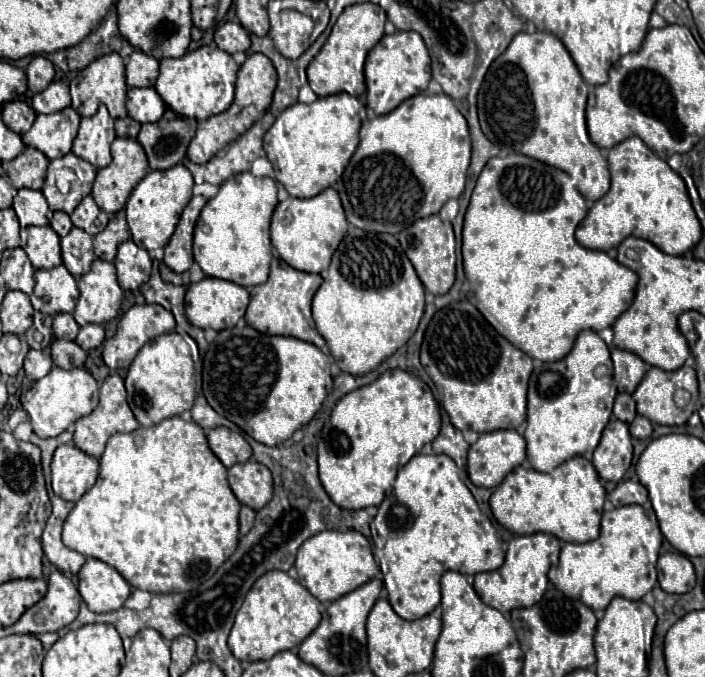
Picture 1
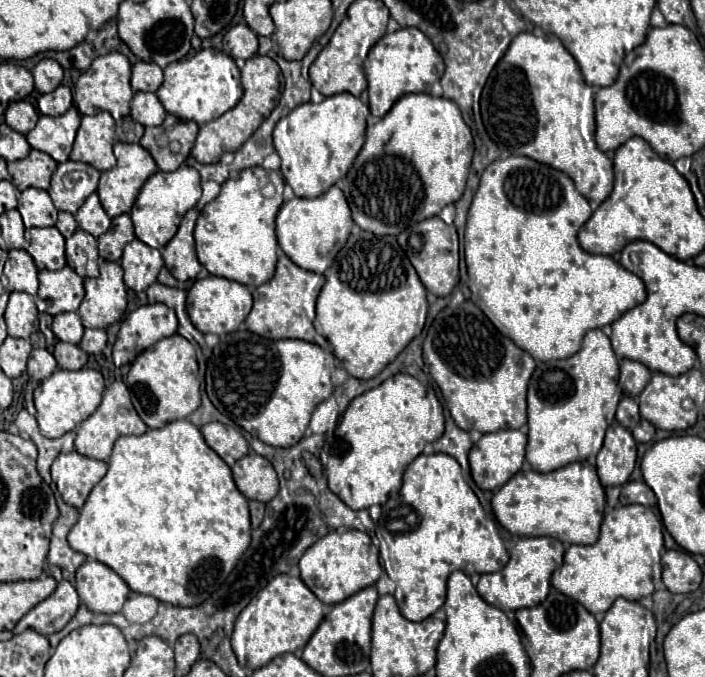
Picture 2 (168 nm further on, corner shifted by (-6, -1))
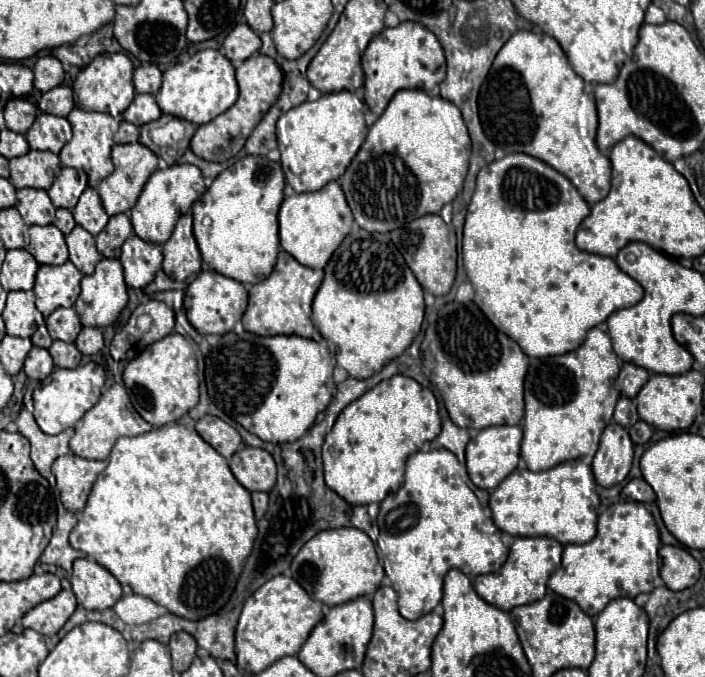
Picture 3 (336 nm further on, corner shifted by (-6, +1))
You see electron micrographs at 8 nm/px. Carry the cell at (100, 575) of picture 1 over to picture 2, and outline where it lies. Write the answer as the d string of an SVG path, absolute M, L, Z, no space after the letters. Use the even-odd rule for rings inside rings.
M85 561L85 565L77 569L75 587L81 603L95 613L119 613L131 593L129 585L99 561Z

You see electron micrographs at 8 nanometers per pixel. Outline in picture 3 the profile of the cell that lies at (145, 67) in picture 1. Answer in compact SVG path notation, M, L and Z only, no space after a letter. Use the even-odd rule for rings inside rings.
M141 65L133 73L133 83L137 93L155 95L161 87L161 71L157 65Z

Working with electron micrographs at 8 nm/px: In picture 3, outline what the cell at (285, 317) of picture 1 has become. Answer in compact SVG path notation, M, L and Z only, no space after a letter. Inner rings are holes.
M281 249L273 273L249 289L249 307L243 315L243 327L255 335L299 335L325 343L309 319L309 307L321 281L323 269L309 269Z

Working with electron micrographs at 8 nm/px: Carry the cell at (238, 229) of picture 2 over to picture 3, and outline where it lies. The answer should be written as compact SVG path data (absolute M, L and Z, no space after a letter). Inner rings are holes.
M247 155L219 173L211 187L207 187L207 191L201 195L201 199L193 203L193 235L197 239L203 261L213 271L237 279L245 285L259 283L271 275L280 250L278 213L283 201L283 187L285 175L279 163L261 155Z

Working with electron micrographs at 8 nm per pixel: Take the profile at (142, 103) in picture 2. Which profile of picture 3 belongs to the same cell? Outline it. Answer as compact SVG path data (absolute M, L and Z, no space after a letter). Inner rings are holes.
M135 95L131 105L123 113L123 119L137 125L137 127L141 127L145 123L151 123L159 117L161 117L161 109L155 103L153 95Z

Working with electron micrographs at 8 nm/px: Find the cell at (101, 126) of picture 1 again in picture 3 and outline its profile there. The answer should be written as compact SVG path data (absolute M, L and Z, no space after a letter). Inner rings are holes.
M73 109L67 115L67 121L71 123L73 129L73 139L61 149L59 157L61 163L65 167L73 167L73 169L81 169L85 171L89 185L97 187L107 175L113 173L113 161L111 161L111 149L113 149L113 127L117 125L117 121L111 115L105 113L91 113L91 111L83 111L83 109Z

